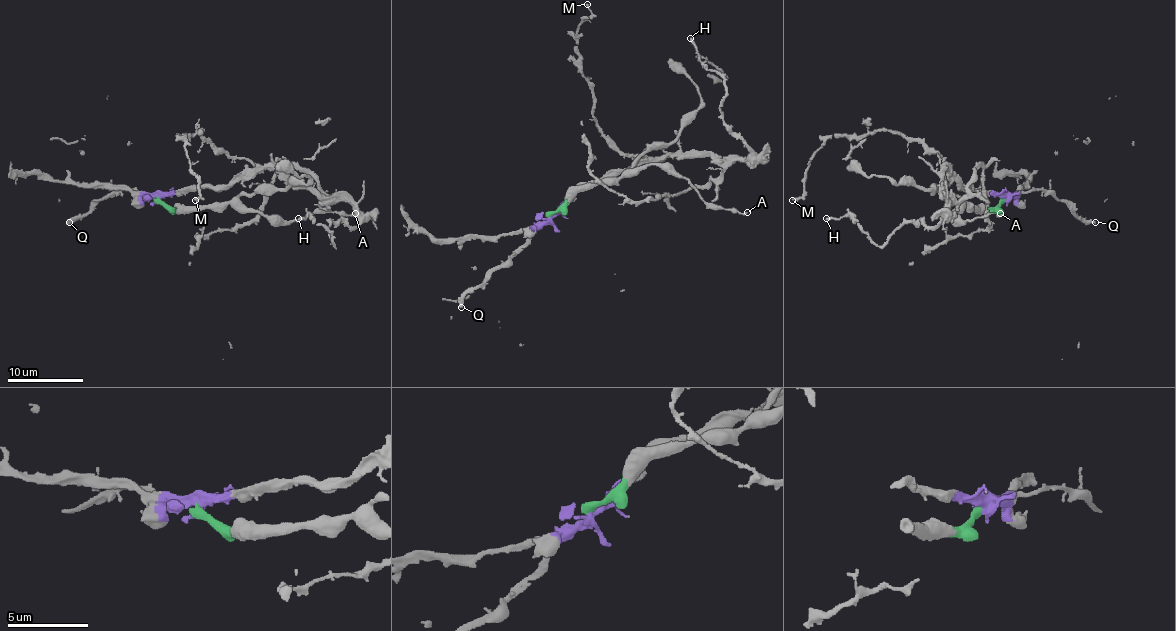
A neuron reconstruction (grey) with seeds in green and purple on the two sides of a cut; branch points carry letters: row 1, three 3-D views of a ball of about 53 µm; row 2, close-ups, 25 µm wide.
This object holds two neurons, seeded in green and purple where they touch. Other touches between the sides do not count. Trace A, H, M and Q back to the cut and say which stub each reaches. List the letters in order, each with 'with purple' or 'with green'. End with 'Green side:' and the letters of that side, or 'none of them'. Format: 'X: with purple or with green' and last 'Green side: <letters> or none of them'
A: with green
H: with purple
M: with purple
Q: with purple
Green side: A

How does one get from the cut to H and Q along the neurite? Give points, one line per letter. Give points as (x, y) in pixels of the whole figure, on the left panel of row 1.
H: (157, 200), (265, 168), (344, 196), (359, 221), (331, 223), (334, 245), (308, 215), (298, 219)
Q: (157, 200), (131, 189), (117, 189), (68, 223)

